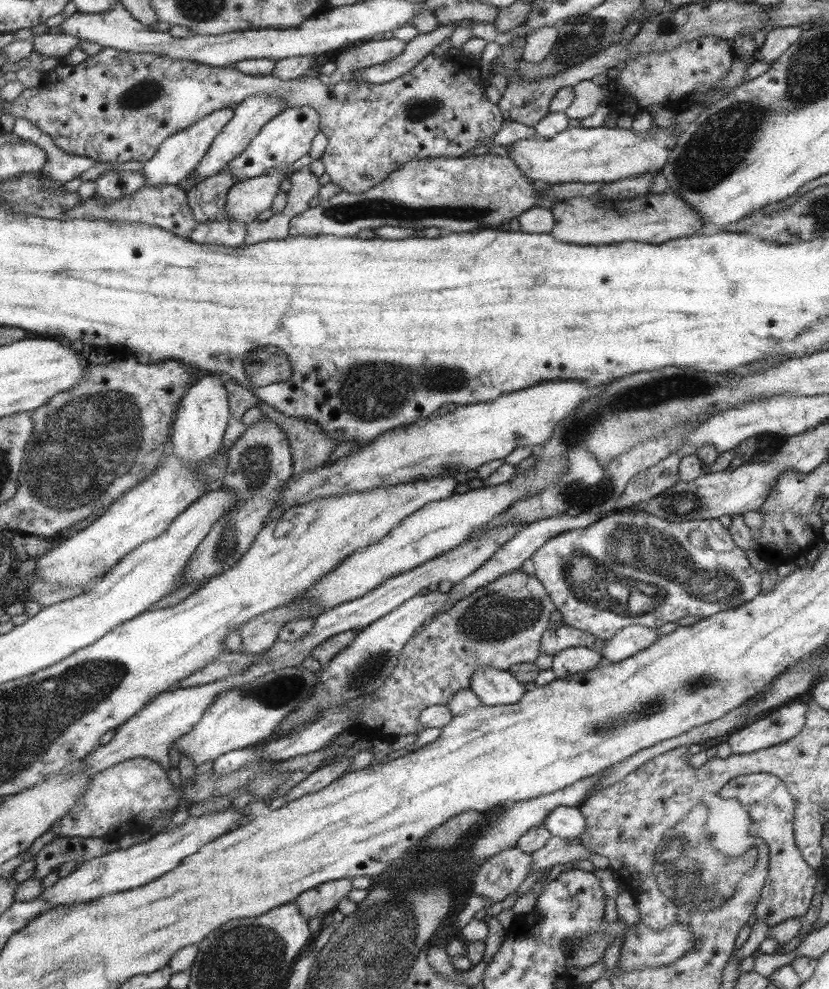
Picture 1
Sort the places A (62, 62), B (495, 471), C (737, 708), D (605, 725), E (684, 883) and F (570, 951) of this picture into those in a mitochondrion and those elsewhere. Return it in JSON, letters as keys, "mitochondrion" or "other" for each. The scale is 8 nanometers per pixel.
{"A":"other","B":"other","C":"other","D":"mitochondrion","E":"mitochondrion","F":"other"}

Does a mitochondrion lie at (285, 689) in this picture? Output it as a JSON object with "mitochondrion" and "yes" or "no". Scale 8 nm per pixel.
{"mitochondrion":"yes"}

